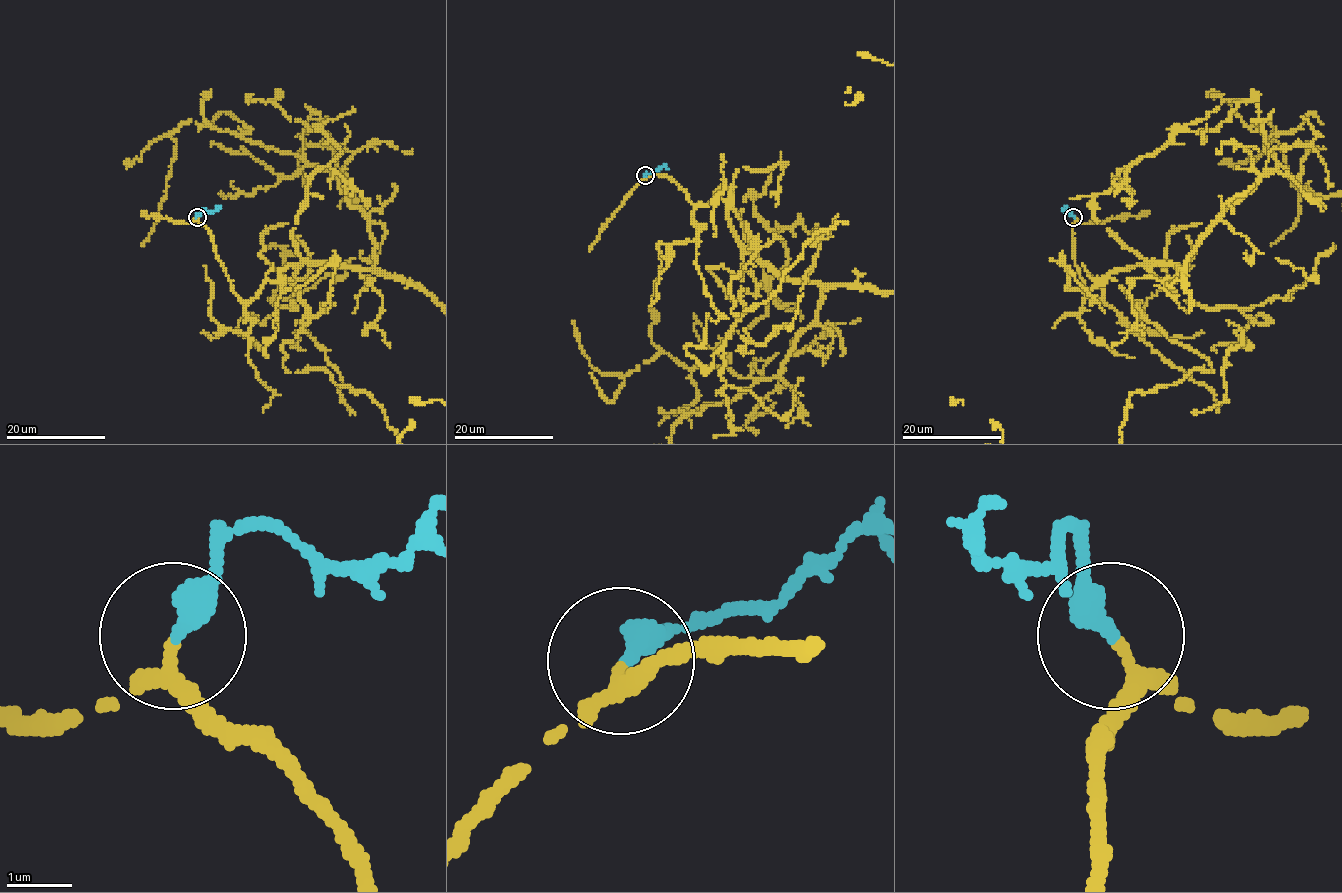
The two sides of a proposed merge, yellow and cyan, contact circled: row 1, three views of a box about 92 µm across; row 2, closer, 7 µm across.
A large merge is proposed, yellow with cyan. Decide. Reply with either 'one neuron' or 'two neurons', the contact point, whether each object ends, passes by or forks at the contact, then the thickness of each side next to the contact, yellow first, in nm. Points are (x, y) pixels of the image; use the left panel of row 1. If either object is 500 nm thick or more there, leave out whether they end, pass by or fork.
one neuron | (197, 217) | yellow passes by | cyan ends | 180/380 nm

